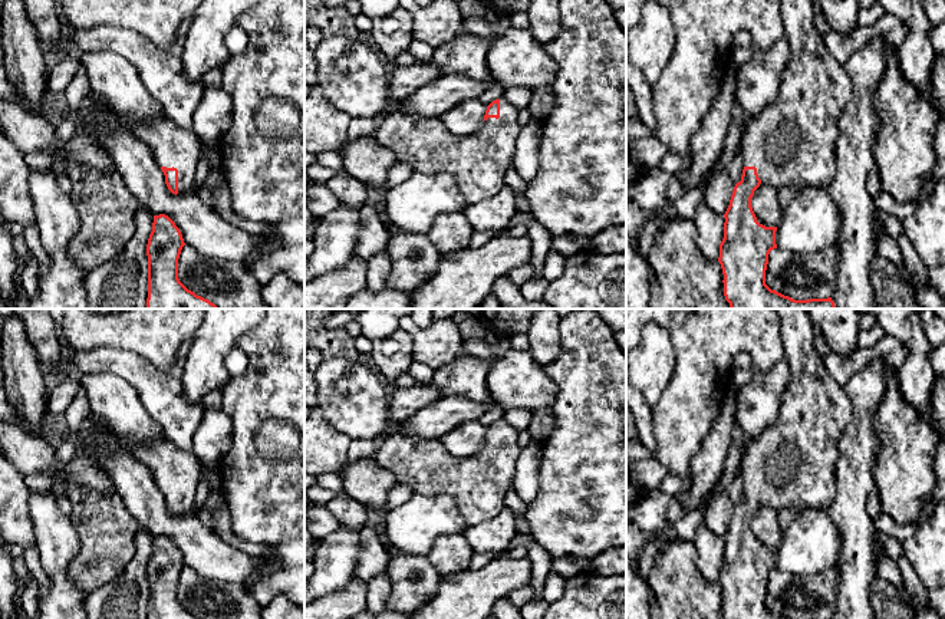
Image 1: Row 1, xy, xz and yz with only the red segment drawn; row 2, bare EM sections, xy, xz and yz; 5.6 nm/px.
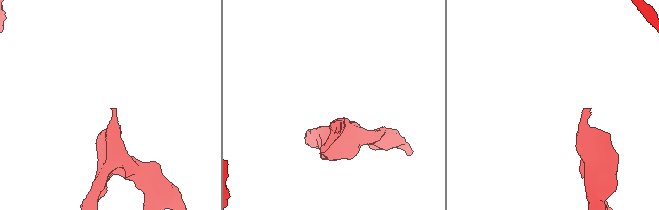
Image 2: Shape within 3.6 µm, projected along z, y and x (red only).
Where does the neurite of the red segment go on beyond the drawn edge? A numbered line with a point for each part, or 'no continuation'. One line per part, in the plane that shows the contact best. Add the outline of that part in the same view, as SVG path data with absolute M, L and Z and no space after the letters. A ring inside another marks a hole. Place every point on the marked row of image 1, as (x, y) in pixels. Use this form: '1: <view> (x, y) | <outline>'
1: xy (171, 145) | M113 108L111 112L116 113L121 122L149 146L159 167L178 169L178 194L194 188L201 152L201 139L194 128L181 128L165 113L159 121L141 126L131 118L119 115Z

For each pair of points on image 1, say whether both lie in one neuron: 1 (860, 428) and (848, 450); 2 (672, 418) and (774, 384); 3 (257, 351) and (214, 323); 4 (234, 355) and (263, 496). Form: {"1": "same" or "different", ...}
{"1": "same", "2": "different", "3": "different", "4": "different"}

